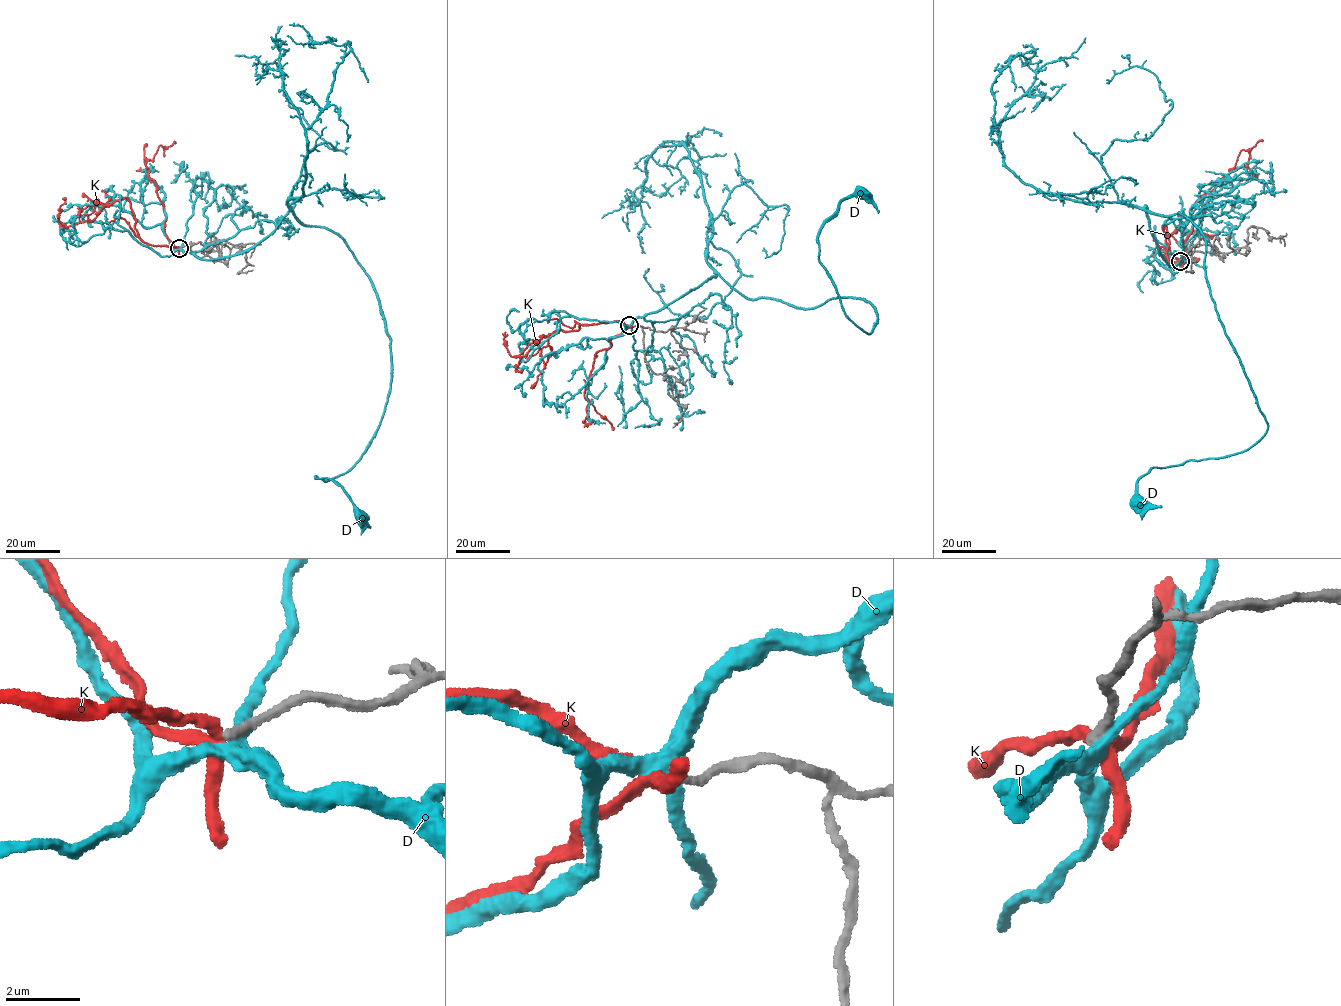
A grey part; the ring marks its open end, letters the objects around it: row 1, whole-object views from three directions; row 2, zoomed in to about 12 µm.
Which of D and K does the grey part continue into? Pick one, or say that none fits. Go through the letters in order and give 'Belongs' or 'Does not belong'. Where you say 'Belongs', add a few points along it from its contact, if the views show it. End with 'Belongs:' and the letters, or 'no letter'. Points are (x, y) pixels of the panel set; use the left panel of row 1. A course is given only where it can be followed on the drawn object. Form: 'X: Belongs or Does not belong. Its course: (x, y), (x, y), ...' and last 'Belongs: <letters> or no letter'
D: Does not belong
K: Does not belong
Belongs: no letter

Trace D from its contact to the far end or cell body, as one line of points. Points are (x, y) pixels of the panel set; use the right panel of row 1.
D: (1181, 261), (1162, 256), (1145, 207), (1200, 231), (1267, 430), (1244, 451), (1153, 467), (1139, 503)

